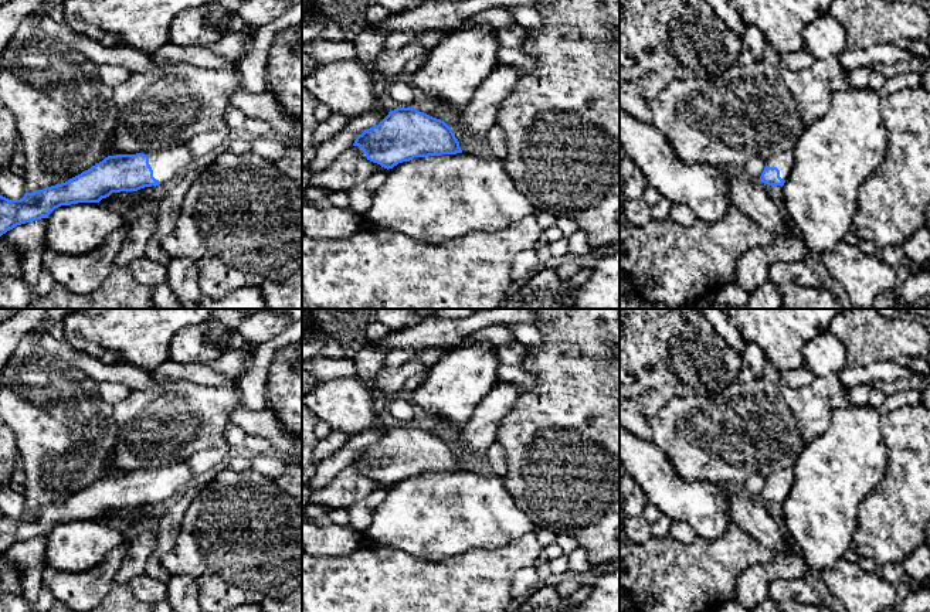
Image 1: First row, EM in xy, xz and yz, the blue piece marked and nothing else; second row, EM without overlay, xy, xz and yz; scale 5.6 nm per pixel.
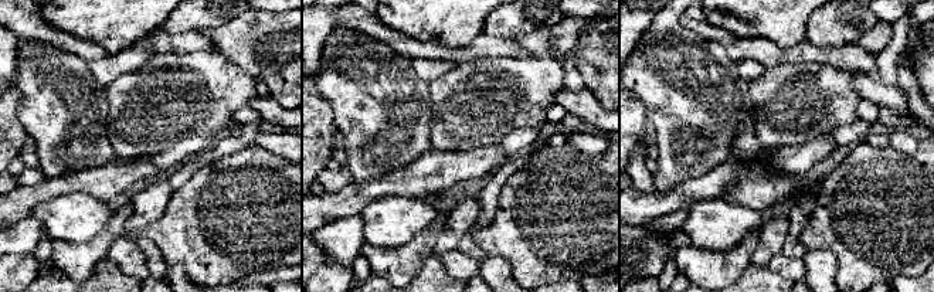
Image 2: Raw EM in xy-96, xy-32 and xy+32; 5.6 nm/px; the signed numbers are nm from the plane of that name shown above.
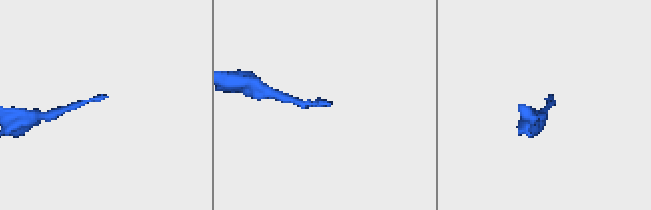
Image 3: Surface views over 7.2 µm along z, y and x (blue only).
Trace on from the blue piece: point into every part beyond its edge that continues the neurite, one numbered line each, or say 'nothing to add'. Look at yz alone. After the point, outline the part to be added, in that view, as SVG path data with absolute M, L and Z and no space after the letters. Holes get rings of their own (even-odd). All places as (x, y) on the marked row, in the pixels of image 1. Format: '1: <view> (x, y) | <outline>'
1: yz (784, 160) | M787 150L773 156L766 162L770 167L777 167L780 170L780 177L787 178L794 166L794 152Z

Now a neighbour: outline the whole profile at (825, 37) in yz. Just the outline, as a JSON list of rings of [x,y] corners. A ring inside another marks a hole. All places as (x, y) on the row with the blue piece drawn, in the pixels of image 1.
[[[825,14],[802,30],[802,41],[815,60],[828,60],[846,50],[846,30],[832,16]]]

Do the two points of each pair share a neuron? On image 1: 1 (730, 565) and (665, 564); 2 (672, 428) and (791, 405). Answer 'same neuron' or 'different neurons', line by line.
1: same neuron
2: same neuron

